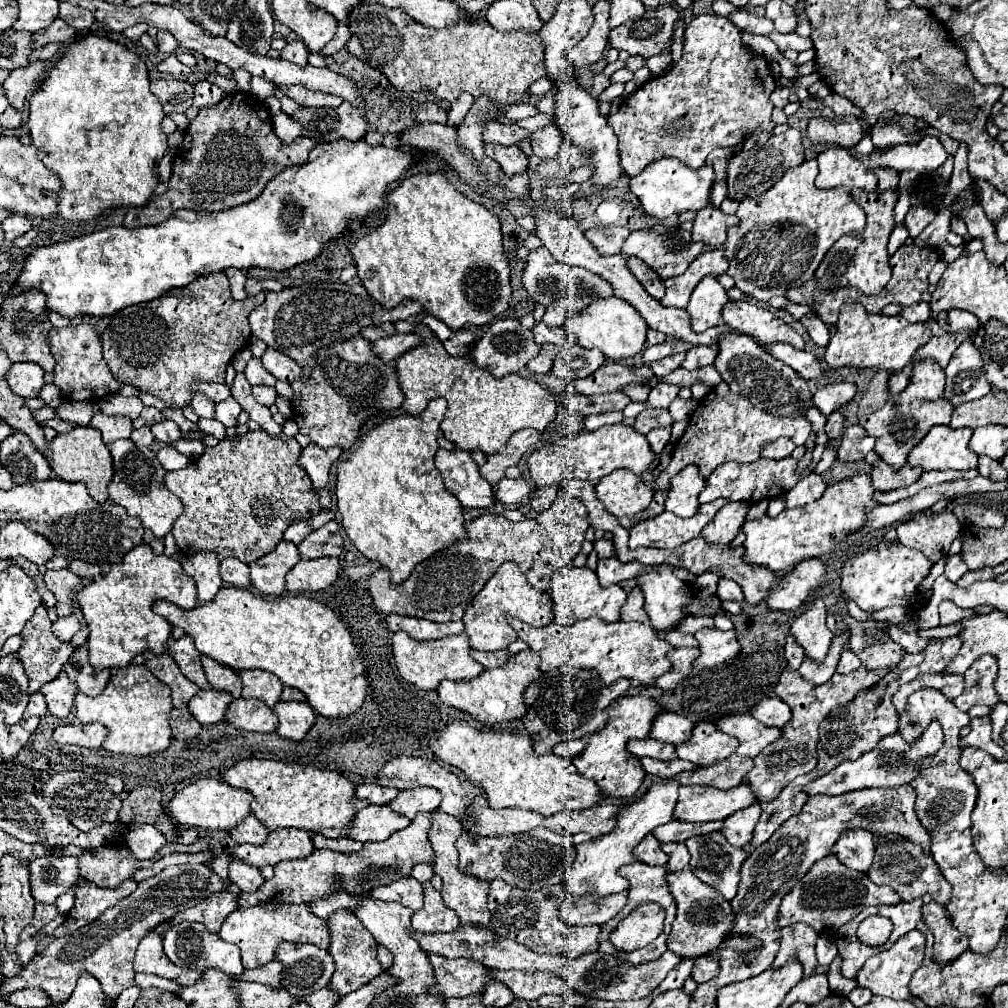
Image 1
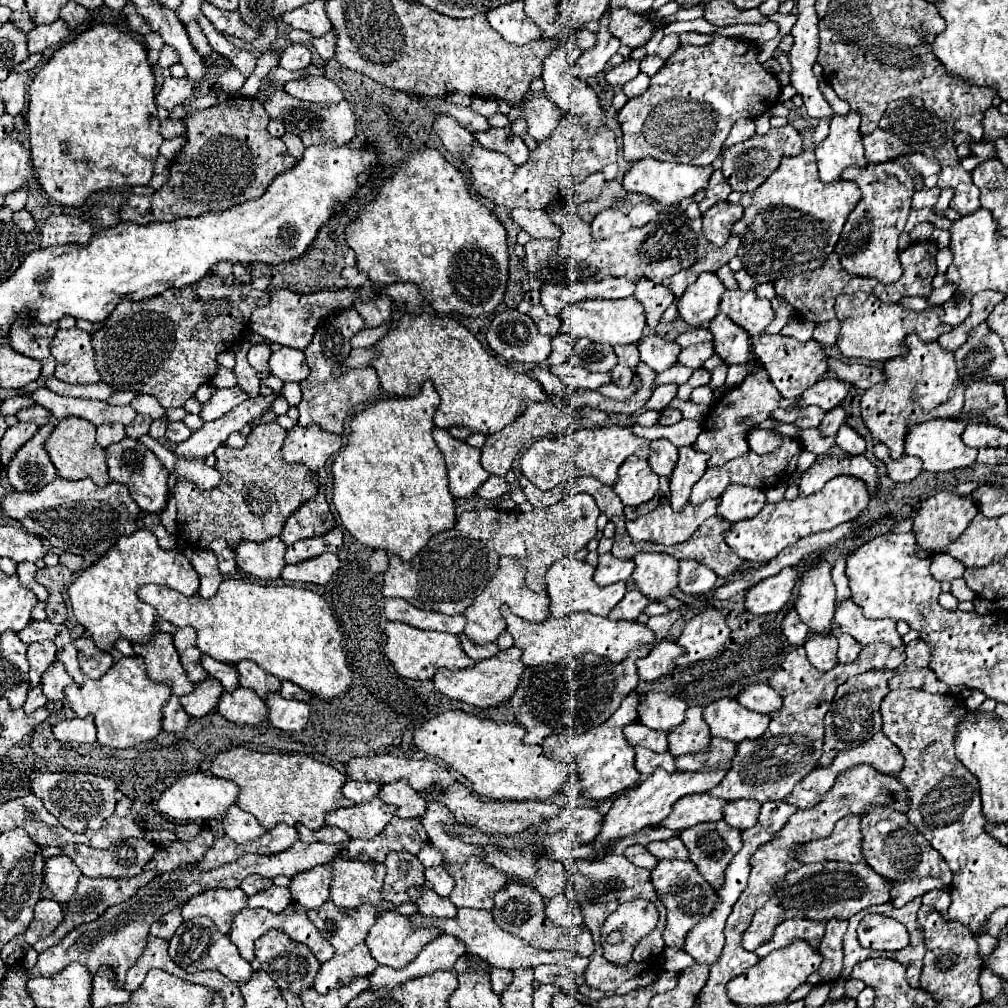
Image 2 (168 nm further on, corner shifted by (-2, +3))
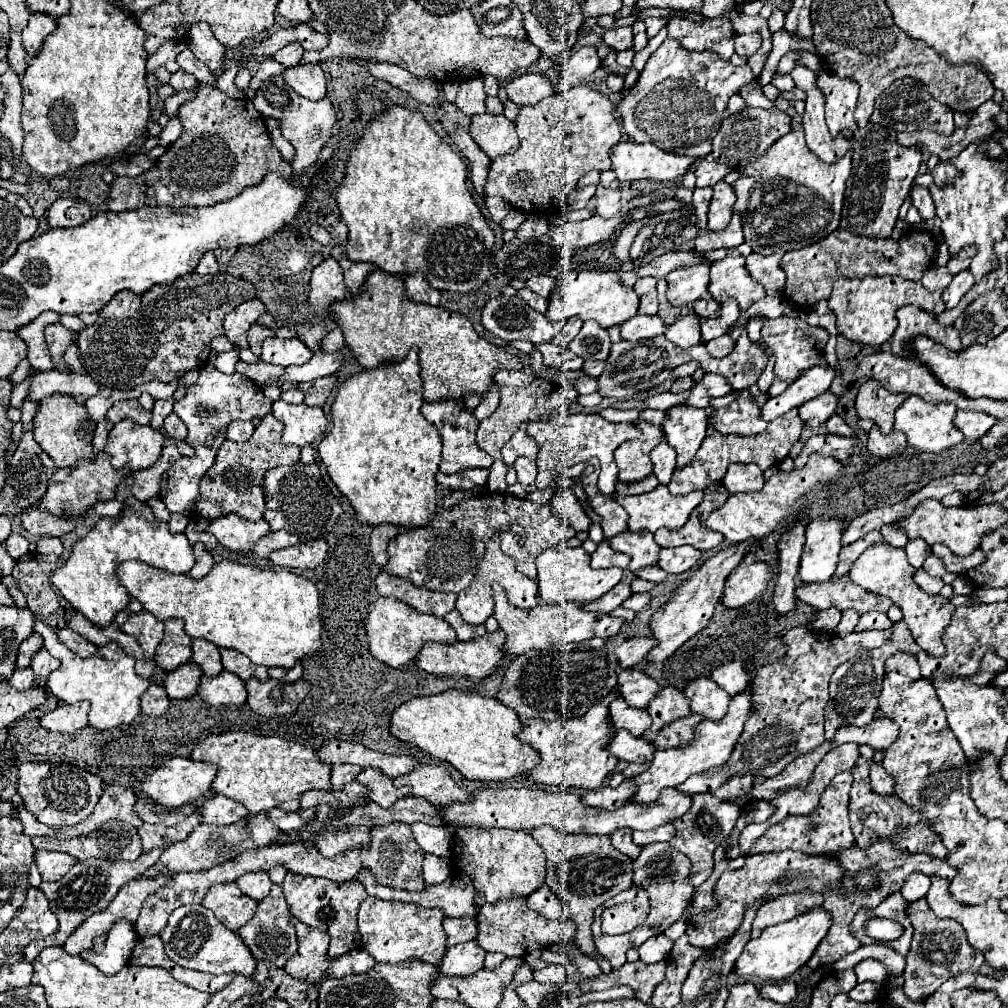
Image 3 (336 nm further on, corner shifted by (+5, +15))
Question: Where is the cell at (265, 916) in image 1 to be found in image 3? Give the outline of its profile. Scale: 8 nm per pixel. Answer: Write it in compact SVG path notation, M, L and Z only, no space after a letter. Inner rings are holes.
M291 918L291 920L297 930L299 954L295 954L287 962L287 974L301 980L309 980L309 982L321 982L331 964L331 960L327 958L329 934L317 928L311 928L299 922L297 918Z

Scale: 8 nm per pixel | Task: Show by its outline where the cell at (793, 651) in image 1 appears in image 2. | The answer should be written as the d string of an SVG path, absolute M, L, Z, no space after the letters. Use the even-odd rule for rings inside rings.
M790 610L788 616L784 618L782 632L792 646L804 646L804 642L808 638L808 626L798 618L798 614L794 610Z

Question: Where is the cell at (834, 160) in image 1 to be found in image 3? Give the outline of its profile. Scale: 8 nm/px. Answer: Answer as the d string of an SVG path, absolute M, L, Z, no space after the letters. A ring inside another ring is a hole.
M823 70L817 76L815 84L825 96L825 120L831 136L849 136L853 130L857 130L853 110L857 104L859 86L855 84L855 80L839 78Z

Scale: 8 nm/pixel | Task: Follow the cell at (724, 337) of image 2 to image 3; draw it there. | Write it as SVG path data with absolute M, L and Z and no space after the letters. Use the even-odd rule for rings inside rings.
M701 298L701 300L697 300L697 304L693 304L693 310L697 316L709 318L719 312L719 304L713 298Z

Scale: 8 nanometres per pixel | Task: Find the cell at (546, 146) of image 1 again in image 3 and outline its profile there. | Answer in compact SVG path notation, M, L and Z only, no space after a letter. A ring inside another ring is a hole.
M527 72L527 74L517 76L515 80L511 80L505 86L505 90L507 90L509 100L515 104L521 104L521 106L537 104L539 100L553 96L551 82L539 72Z

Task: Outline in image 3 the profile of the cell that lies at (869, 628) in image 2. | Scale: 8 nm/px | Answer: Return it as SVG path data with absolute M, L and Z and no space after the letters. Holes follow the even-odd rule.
M873 530L869 532L865 538L849 544L849 546L843 546L841 548L841 554L839 554L839 564L837 564L837 570L833 574L833 578L829 582L811 582L811 584L797 584L797 598L811 604L813 608L817 610L827 610L829 606L837 606L839 610L847 610L847 608L853 608L857 610L859 614L865 614L865 612L871 612L871 610L877 610L877 612L887 612L889 606L893 604L889 598L885 596L877 596L873 592L865 592L865 588L853 584L849 580L849 568L853 566L853 562L857 560L857 556L861 556L861 552L865 552L865 548L869 548L869 544L883 544L885 538L881 536L879 530Z

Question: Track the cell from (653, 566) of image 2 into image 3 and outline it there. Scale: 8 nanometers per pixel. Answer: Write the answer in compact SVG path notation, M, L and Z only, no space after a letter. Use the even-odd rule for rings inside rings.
M631 530L619 532L617 536L609 538L607 544L613 546L617 552L623 552L623 554L631 556L631 564L629 564L631 572L637 572L643 566L655 564L657 552L661 550L655 544L653 534L645 532L645 530L639 530L639 532L631 532Z

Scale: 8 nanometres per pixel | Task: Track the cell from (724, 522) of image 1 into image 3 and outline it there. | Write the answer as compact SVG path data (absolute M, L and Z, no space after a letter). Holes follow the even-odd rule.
M733 462L723 478L725 488L731 494L737 492L757 492L763 488L765 478L763 478L763 470L757 468L757 464L741 464L741 462Z

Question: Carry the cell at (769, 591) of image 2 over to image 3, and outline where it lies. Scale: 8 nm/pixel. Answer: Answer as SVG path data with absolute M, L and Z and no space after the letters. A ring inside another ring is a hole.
M765 562L739 564L725 580L721 602L727 608L741 608L755 596L763 594L769 584L769 566Z

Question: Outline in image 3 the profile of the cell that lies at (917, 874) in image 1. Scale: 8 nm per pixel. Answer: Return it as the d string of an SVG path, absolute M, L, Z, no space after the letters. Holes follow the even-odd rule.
M859 758L851 770L853 786L851 786L849 818L851 818L851 828L855 834L855 844L859 848L869 848L869 844L873 844L877 840L891 838L905 854L925 852L925 854L931 854L937 858L945 858L949 850L945 848L945 844L941 842L937 832L933 832L933 828L929 828L929 820L925 820L925 816L921 816L915 808L905 806L901 800L899 800L899 806L889 806L887 798L875 794L869 788L869 766L871 766L869 760Z

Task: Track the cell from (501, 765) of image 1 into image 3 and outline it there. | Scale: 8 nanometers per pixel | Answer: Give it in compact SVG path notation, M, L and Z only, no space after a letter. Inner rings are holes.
M453 688L453 690L441 692L441 694L413 698L413 700L401 704L399 708L395 708L391 712L389 728L391 728L391 734L395 738L399 738L401 742L419 746L421 750L429 752L431 756L453 764L467 780L489 782L489 780L515 778L515 776L527 774L527 770L537 766L537 762L539 762L539 754L529 744L521 744L515 738L521 730L521 722L519 722L515 710L501 704L497 698L479 696L475 692L465 692L465 690L455 690Z

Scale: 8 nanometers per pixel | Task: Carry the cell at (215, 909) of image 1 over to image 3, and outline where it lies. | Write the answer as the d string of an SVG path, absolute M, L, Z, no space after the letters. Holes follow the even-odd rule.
M215 884L207 896L201 902L205 908L213 910L213 914L229 928L229 930L239 930L253 914L257 908L257 902L245 896L237 884Z

